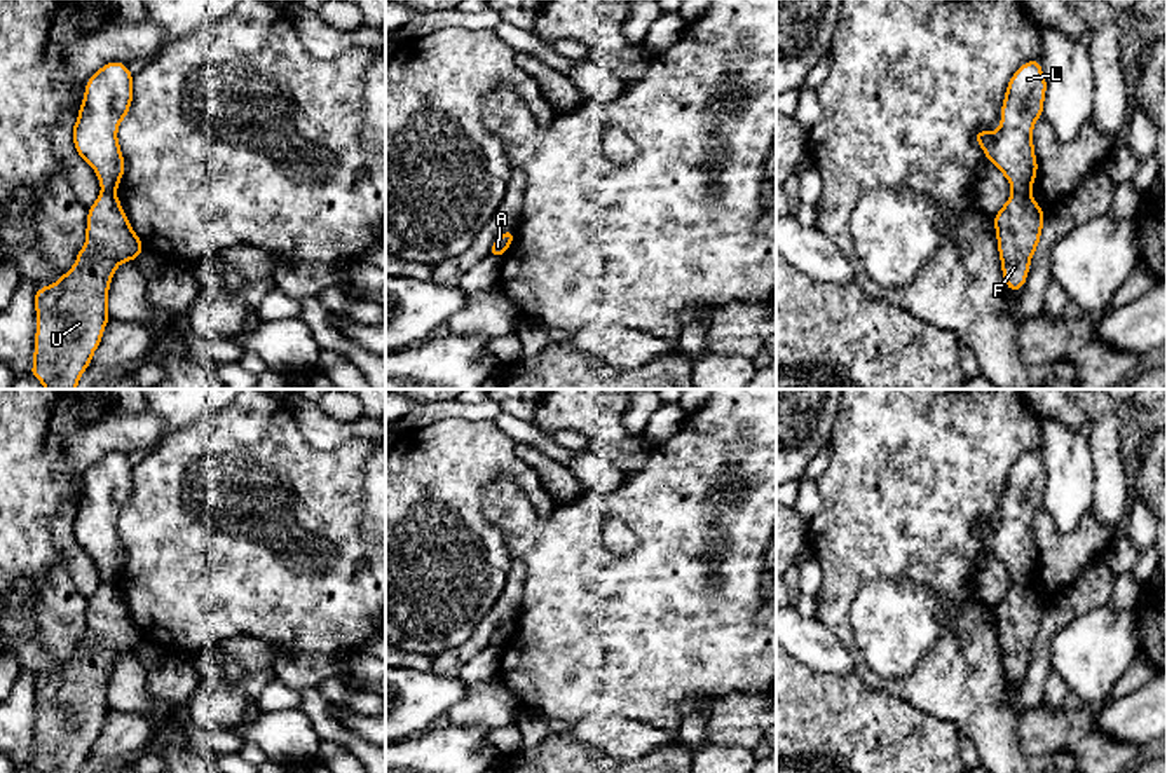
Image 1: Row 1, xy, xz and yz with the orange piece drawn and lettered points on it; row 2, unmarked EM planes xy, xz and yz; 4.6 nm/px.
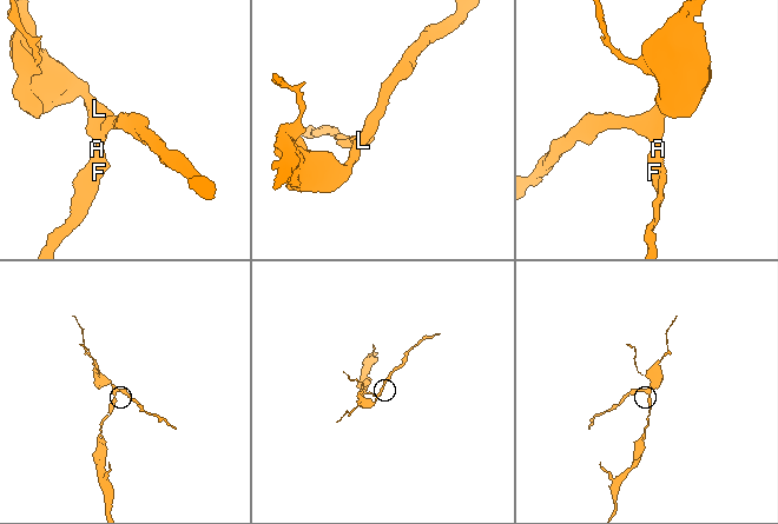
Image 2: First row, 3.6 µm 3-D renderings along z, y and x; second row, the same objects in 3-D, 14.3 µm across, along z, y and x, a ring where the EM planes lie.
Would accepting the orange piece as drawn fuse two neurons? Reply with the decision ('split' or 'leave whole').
split

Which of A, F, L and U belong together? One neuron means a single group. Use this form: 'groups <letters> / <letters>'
groups A F U / L

